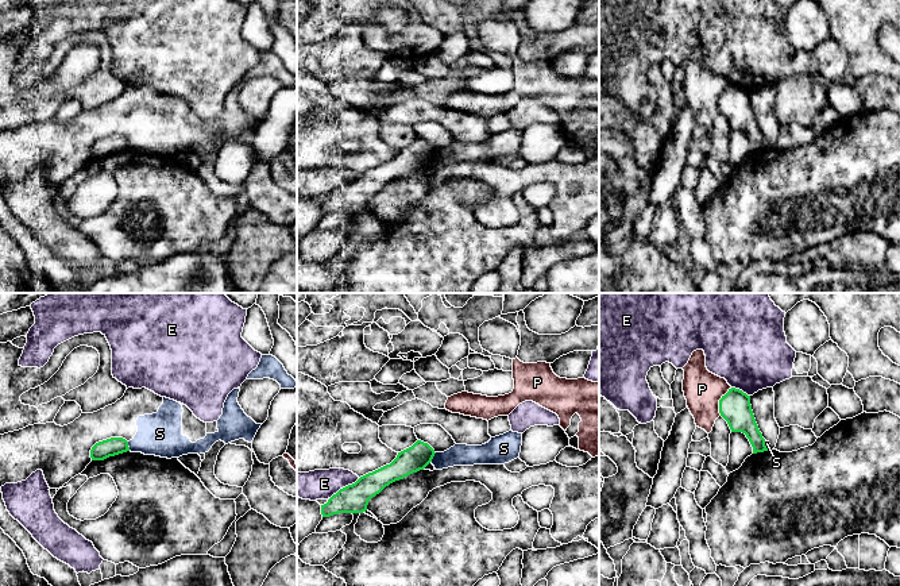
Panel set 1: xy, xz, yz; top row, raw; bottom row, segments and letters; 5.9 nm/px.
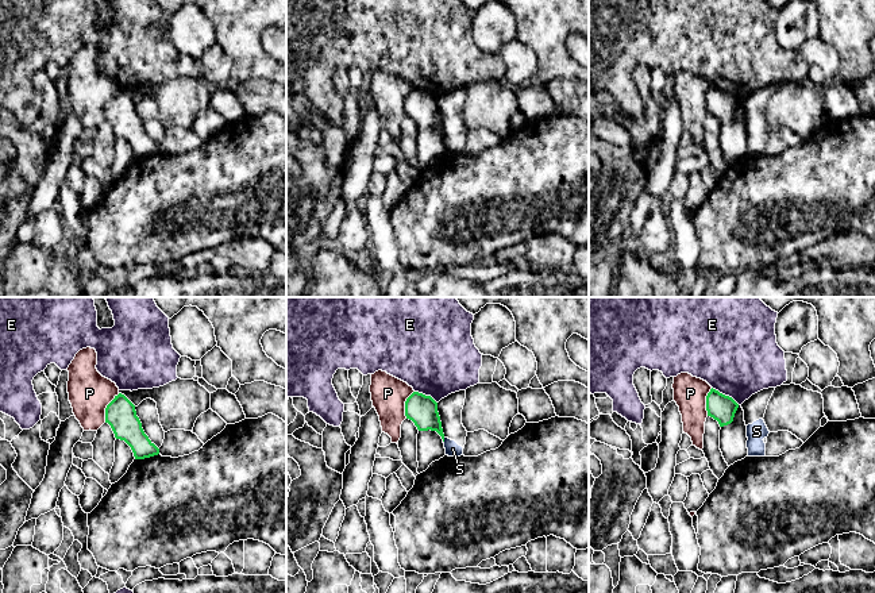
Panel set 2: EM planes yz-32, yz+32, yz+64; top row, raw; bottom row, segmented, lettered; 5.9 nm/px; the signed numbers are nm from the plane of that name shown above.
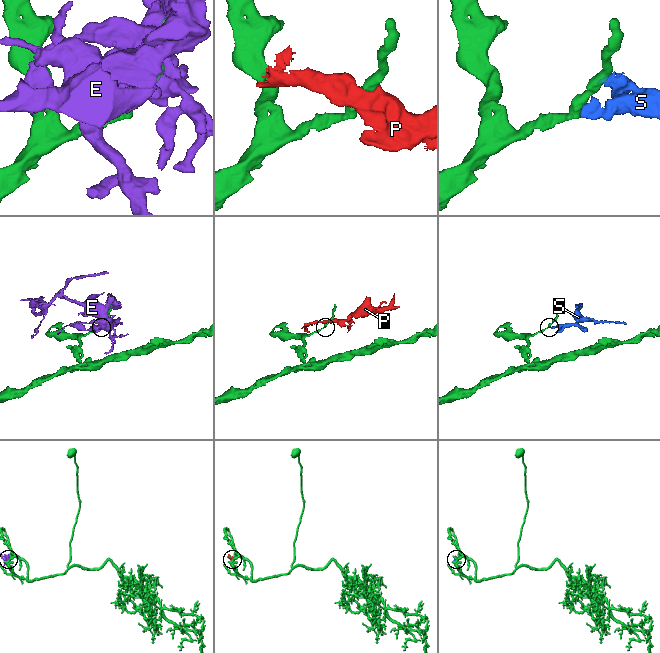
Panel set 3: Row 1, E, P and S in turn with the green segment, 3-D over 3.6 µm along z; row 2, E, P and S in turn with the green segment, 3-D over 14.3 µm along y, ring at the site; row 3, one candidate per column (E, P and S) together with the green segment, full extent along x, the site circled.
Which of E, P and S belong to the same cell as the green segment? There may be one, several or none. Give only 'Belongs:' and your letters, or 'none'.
Belongs: none

